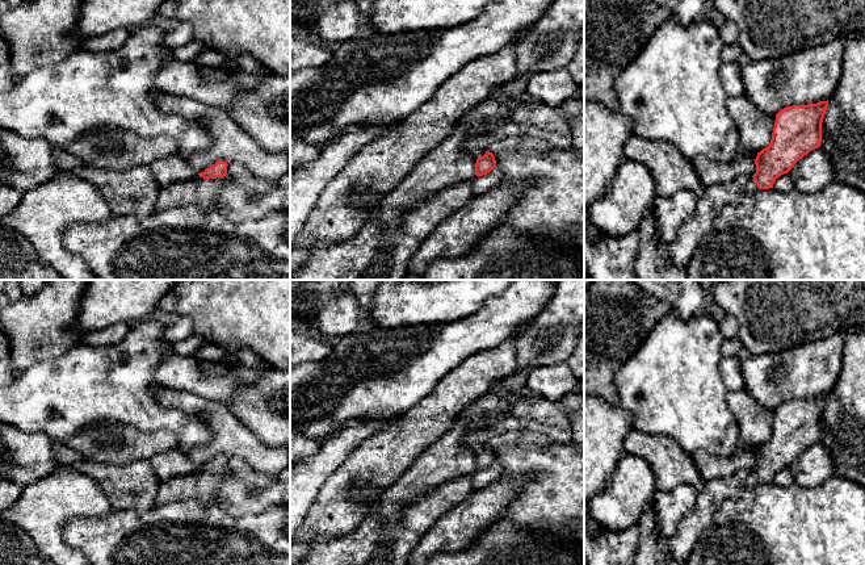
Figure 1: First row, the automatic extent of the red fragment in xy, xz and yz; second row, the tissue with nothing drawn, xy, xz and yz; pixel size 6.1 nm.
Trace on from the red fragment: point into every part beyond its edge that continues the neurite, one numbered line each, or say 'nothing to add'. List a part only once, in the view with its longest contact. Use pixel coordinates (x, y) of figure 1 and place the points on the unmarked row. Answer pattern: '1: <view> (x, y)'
1: xy (205, 486)

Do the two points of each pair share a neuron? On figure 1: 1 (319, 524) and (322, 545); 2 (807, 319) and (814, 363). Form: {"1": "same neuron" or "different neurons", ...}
{"1": "different neurons", "2": "different neurons"}

